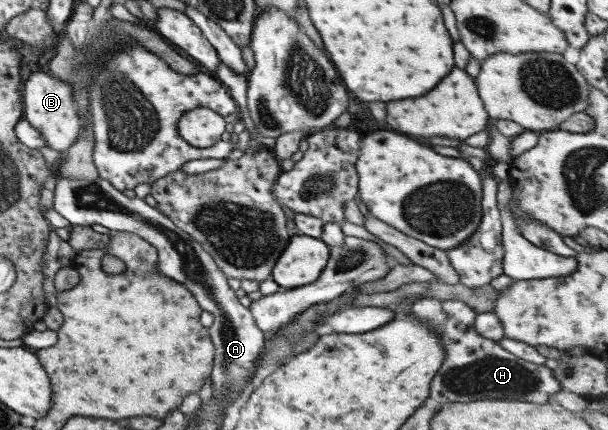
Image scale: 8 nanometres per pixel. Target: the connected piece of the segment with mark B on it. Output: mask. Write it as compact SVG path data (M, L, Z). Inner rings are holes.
M49 71L31 73L22 91L24 118L44 138L46 146L65 152L78 139L83 122L78 115L78 104L73 96L74 86L54 77Z

